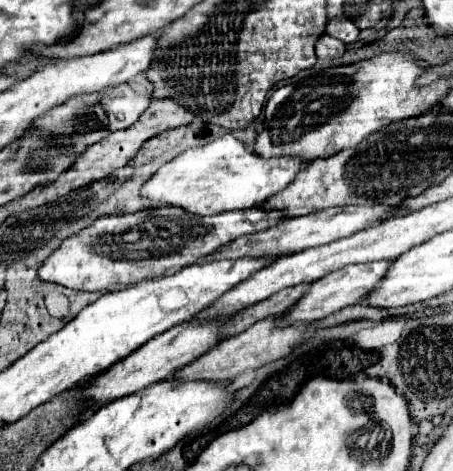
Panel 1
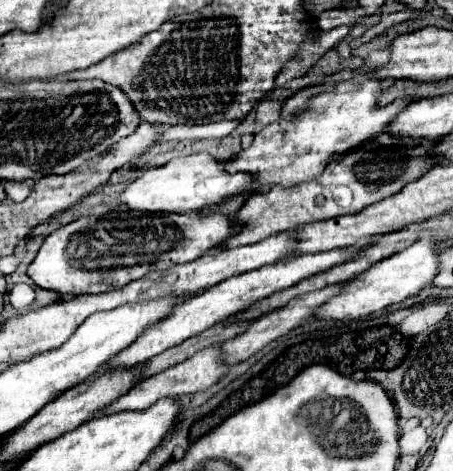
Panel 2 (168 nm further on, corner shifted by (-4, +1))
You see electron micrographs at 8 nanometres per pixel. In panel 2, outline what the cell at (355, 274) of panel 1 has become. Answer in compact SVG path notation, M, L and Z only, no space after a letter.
M333 284L333 286L321 288L321 290L315 290L315 292L297 296L297 298L291 298L283 308L277 308L277 310L273 310L273 312L269 312L269 314L257 318L257 320L253 320L243 334L237 334L237 338L231 338L231 340L227 340L227 342L221 344L223 362L227 362L227 364L239 364L239 362L247 360L249 356L253 356L255 352L259 352L259 350L261 350L263 346L267 346L269 342L277 340L279 336L283 336L283 334L287 334L289 330L293 330L295 326L299 326L303 320L313 318L315 308L321 306L325 300L329 300L333 294L337 294L341 288L343 288L343 284Z

